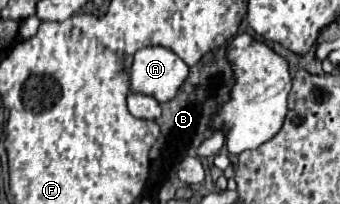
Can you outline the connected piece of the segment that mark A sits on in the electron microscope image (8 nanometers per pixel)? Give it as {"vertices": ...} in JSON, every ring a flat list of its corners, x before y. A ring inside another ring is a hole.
{"vertices":[[147,46,135,52,131,66,131,90,169,102,185,82,189,66,165,46]]}

